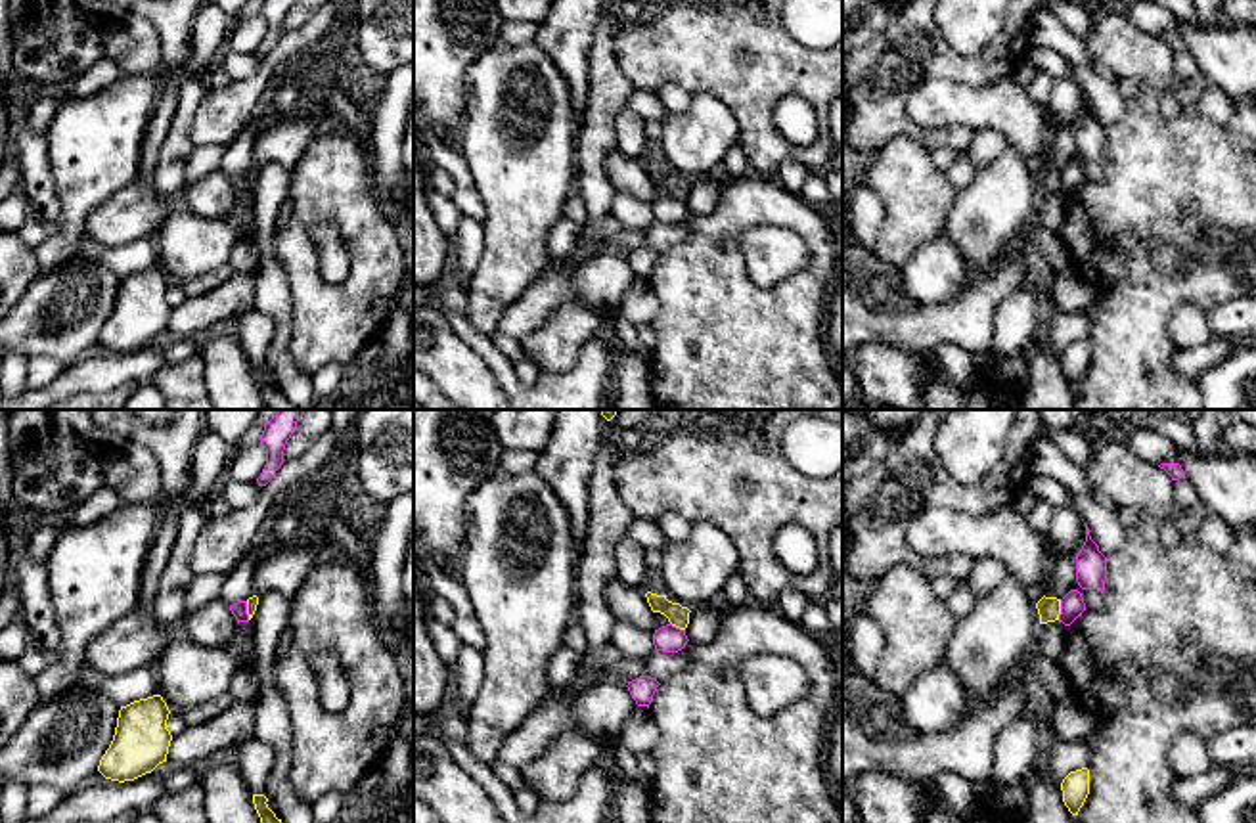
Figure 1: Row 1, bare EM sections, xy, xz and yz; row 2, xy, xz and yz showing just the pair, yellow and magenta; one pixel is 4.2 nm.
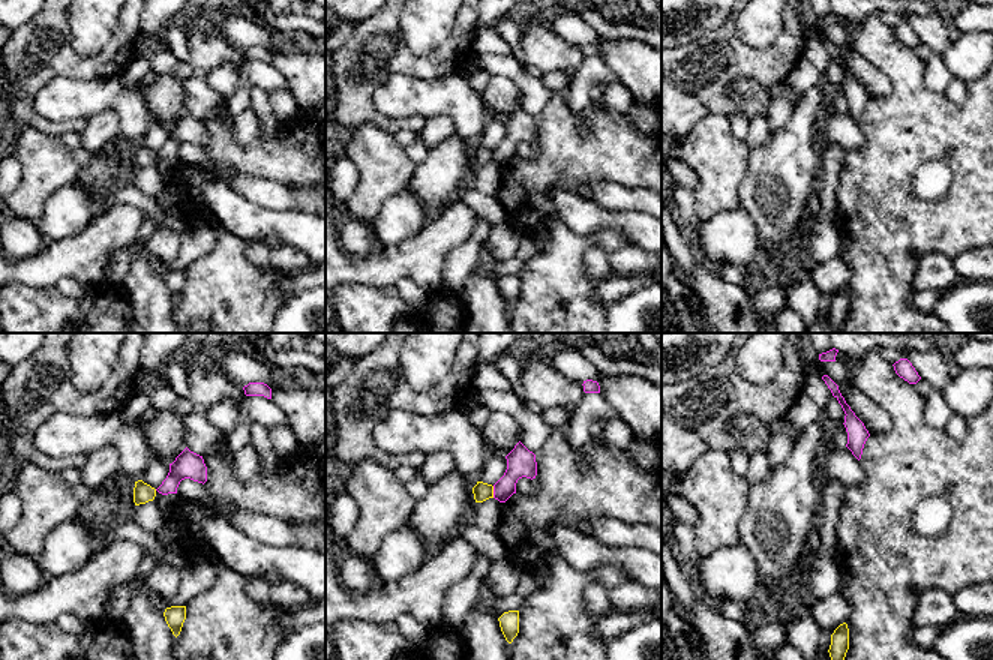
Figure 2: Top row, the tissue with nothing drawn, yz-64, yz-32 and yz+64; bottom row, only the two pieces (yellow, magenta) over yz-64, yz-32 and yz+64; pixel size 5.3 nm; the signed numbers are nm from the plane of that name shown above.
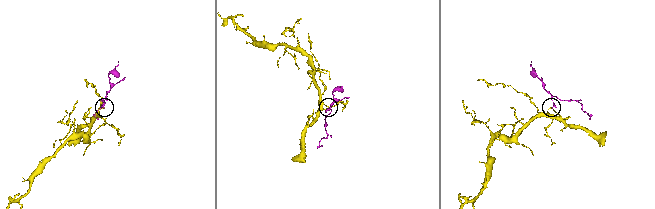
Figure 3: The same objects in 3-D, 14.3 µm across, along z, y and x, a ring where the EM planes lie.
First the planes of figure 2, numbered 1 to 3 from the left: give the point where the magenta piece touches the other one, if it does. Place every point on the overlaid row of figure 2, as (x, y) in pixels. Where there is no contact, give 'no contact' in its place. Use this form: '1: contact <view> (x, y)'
1: no contact
2: contact yz-32 (492, 492)
3: no contact

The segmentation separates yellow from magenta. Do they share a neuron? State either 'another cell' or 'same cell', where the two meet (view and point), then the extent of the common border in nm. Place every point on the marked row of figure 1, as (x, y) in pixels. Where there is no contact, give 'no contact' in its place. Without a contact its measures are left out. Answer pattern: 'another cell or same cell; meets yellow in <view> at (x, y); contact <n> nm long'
another cell; meets yellow in yz at (1059, 609); contact 90 nm long

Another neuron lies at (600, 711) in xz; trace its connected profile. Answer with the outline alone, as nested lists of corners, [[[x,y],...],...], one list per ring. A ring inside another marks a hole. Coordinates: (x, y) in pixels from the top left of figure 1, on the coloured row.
[[[603,679],[578,693],[551,687],[528,720],[502,743],[498,760],[521,769],[538,760],[567,729],[613,743],[636,708],[636,701],[620,681]]]

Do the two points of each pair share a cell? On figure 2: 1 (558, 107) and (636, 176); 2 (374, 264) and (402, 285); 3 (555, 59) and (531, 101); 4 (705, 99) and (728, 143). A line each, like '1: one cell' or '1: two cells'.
1: one cell
2: two cells
3: two cells
4: two cells

